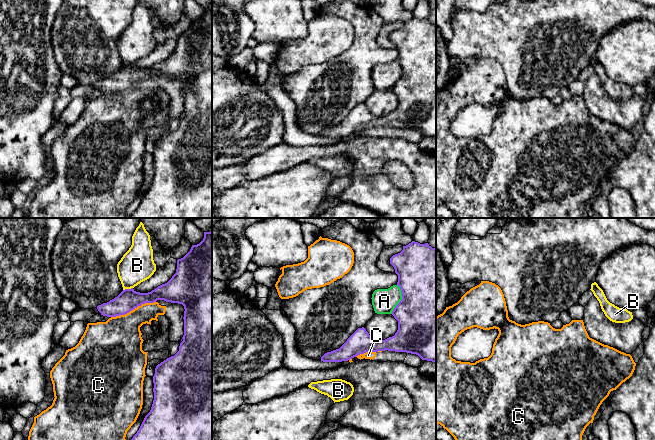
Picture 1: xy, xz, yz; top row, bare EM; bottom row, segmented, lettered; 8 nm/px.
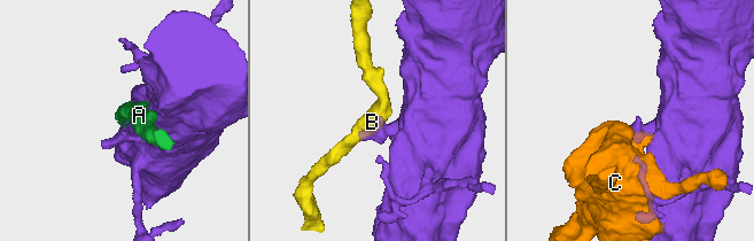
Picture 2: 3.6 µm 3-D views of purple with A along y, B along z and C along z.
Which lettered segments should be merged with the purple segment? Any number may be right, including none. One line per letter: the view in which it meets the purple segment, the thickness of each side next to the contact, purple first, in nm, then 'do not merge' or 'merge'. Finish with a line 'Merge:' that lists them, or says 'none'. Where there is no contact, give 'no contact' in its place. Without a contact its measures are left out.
A: xz | 500/200 nm | do not merge
B: xy | 170/280 nm | do not merge
C: xy | 170/340 nm | do not merge
Merge: none

